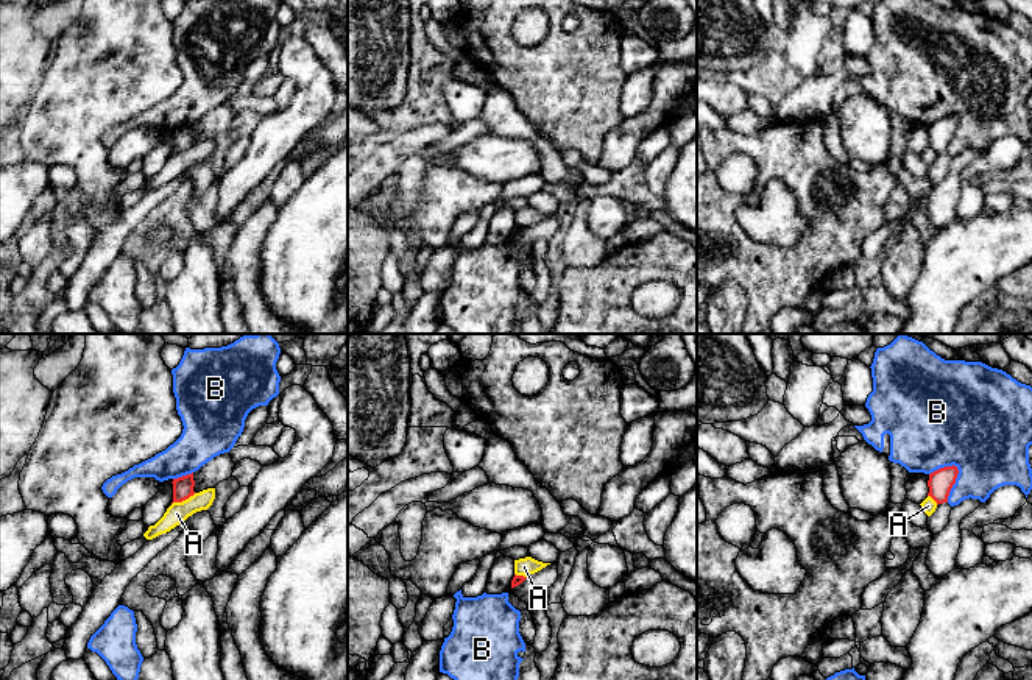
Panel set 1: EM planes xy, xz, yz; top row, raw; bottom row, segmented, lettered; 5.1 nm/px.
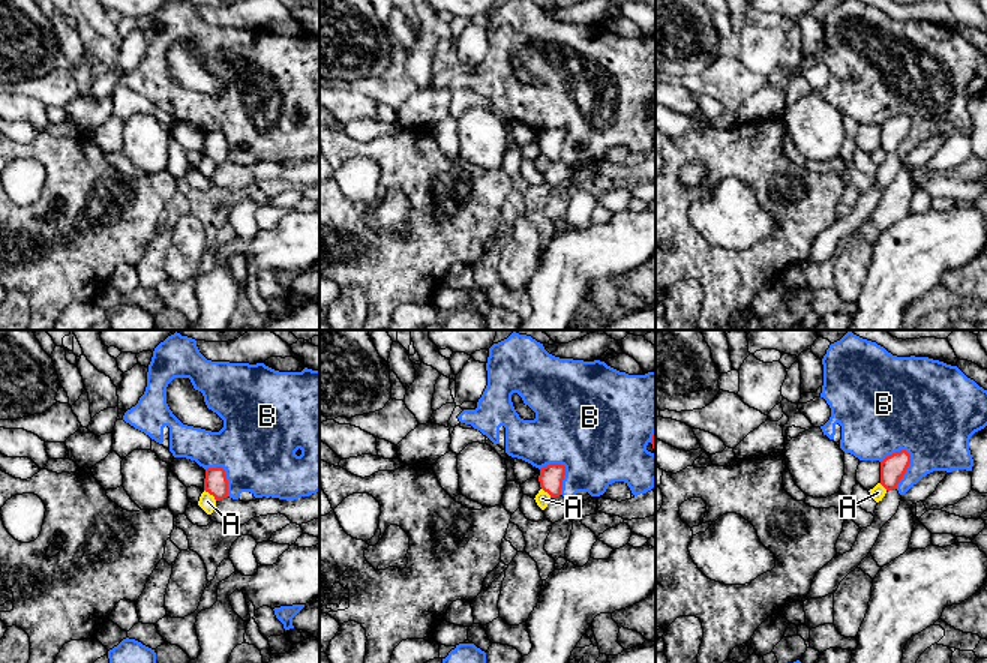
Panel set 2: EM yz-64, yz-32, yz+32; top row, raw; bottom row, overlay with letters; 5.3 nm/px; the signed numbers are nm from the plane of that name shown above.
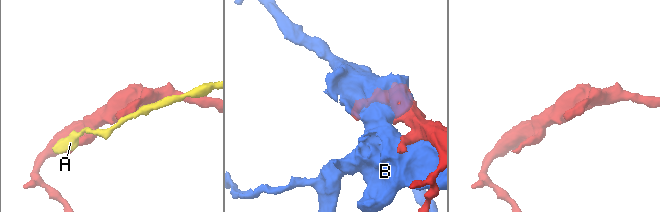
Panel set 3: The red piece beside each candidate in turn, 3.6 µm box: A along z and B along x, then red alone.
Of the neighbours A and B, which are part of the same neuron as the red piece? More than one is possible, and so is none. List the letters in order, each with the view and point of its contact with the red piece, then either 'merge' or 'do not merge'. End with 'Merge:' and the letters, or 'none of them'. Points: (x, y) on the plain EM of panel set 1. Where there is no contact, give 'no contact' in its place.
A: meets red in xy at (183, 150); do not merge
B: meets red in yz at (954, 133); do not merge
Merge: none of them

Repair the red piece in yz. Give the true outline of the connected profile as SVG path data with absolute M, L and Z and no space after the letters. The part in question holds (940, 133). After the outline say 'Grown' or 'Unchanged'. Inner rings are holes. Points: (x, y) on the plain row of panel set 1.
M945 117L929 125L928 137L931 147L937 156L948 153L949 142L956 134L959 120L957 117Z. Unchanged

